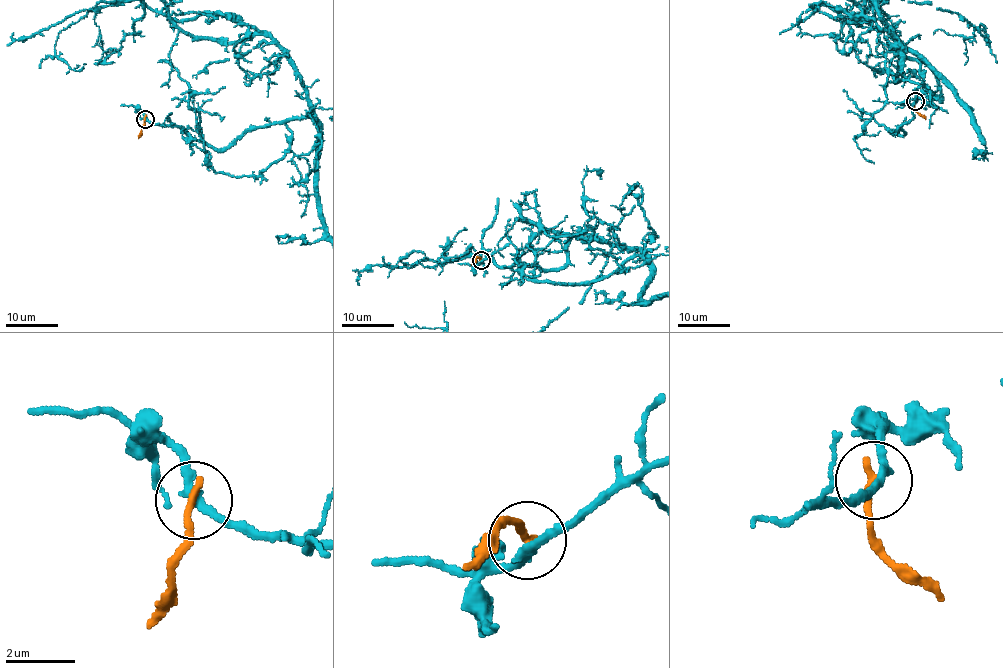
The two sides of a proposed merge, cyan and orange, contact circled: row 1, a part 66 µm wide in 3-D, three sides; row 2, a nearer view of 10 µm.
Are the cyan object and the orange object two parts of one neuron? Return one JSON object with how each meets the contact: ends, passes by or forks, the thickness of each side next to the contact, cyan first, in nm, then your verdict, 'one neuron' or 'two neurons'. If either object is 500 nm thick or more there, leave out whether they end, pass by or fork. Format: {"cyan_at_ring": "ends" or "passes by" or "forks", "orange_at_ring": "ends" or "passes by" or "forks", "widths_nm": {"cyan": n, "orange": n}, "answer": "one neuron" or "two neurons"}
{"cyan_at_ring": "passes by", "orange_at_ring": "ends", "widths_nm": {"cyan": 240, "orange": 240}, "answer": "two neurons"}

